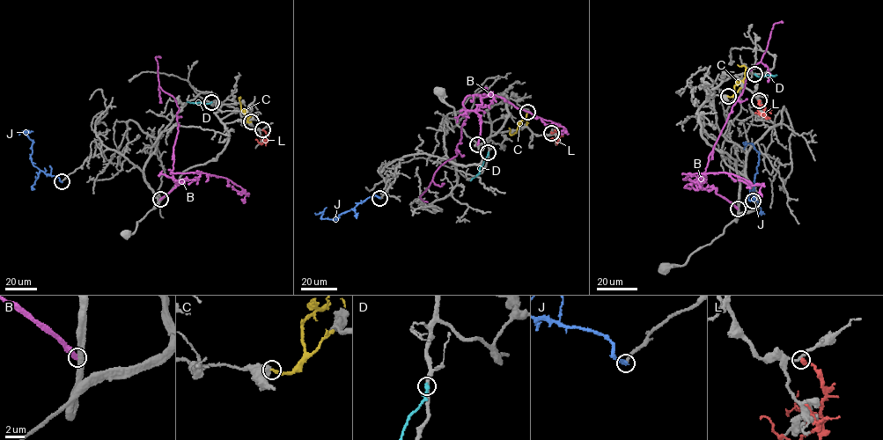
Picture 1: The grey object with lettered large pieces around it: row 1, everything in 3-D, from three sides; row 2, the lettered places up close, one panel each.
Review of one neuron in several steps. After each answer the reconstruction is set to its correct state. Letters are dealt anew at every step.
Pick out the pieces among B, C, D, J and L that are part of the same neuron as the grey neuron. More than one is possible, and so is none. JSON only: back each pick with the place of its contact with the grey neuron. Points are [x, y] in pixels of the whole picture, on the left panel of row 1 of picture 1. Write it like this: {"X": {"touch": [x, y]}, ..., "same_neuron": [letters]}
{"same_neuron": []}

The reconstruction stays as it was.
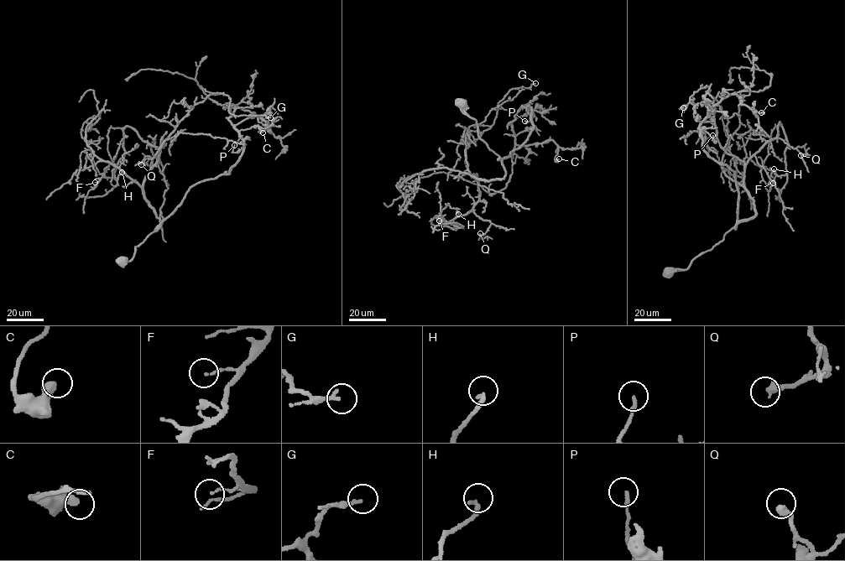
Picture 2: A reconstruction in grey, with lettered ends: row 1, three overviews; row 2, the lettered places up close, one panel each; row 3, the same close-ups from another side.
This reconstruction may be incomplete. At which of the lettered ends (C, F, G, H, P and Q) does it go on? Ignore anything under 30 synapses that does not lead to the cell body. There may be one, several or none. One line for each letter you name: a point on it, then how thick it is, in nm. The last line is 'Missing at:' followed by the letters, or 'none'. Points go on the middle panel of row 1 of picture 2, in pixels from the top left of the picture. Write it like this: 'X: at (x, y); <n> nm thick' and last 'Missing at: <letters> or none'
Missing at: none

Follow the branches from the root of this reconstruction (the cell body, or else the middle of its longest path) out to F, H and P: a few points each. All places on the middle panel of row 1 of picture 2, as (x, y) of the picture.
F: (461, 105), (505, 174), (471, 176), (479, 194), (473, 208), (445, 225), (456, 228), (439, 220)
H: (461, 105), (505, 174), (471, 176), (479, 194), (473, 208), (431, 223), (446, 205), (458, 214)
P: (461, 105), (502, 159), (531, 131), (531, 107), (527, 107), (531, 118), (524, 121)

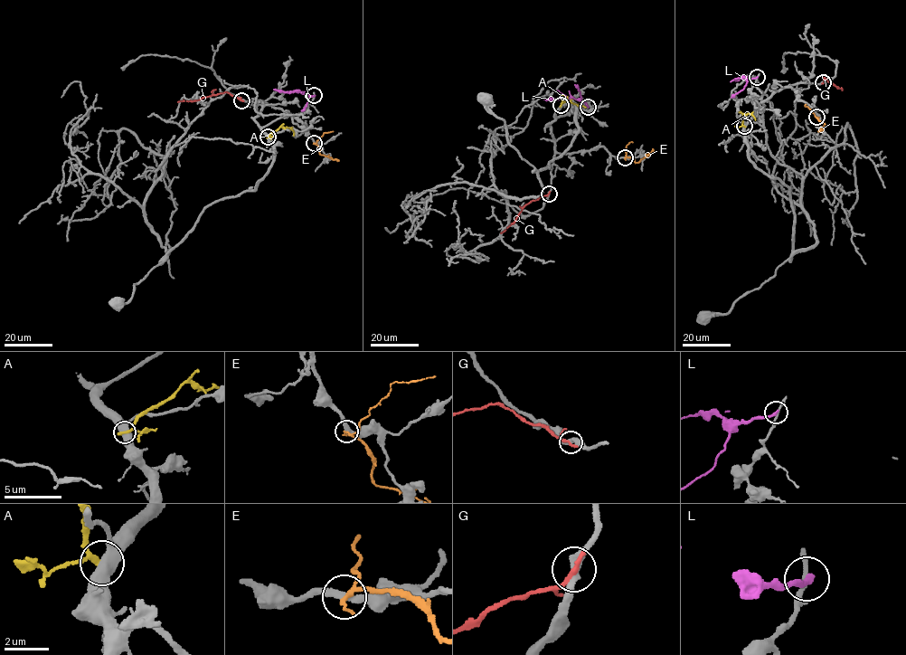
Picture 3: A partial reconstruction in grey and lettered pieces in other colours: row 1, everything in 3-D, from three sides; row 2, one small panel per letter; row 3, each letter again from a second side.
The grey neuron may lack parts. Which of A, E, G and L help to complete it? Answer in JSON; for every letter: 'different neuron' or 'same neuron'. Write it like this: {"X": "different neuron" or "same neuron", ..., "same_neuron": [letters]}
{"A": "different neuron", "E": "different neuron", "G": "different neuron", "L": "different neuron", "same_neuron": []}

